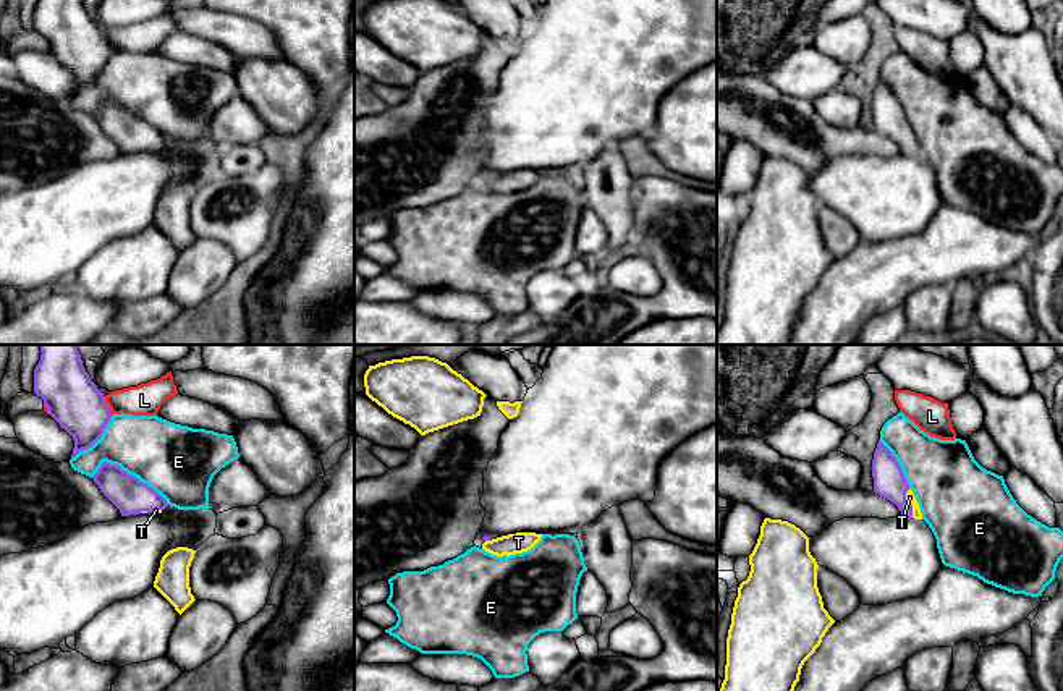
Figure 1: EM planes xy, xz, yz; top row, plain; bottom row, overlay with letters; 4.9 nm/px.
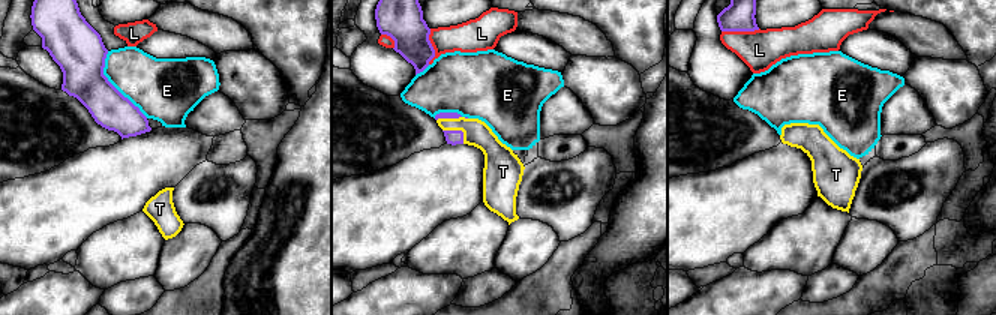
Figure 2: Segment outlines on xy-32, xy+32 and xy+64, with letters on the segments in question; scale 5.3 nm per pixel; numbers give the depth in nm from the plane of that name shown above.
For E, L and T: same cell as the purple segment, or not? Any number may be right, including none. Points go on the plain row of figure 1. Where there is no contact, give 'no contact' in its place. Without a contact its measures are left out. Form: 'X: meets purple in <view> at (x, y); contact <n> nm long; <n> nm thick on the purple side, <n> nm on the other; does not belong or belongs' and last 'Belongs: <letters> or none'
E: meets purple in xy at (130, 112); contact 420 nm long; 180 nm thick on the purple side, 360 nm on the other; does not belong
L: meets purple in xy at (107, 44); contact 100 nm long; 260 nm thick on the purple side, 160 nm on the other; does not belong
T: meets purple in yz at (910, 141); contact 150 nm long; 160 nm thick on the purple side, 50 nm on the other; belongs
Belongs: T

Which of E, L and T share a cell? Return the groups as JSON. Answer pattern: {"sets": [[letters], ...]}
{"sets": [["E"], ["L"], ["T"]]}

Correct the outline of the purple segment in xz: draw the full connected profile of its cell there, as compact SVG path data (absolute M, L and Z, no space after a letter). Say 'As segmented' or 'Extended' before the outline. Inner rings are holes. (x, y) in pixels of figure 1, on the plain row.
Extended. M516 170L502 173L497 176L490 176L487 172L482 175L485 180L482 181L482 186L492 193L497 194L510 194L515 191L523 191L531 188L539 178L542 172L536 170Z

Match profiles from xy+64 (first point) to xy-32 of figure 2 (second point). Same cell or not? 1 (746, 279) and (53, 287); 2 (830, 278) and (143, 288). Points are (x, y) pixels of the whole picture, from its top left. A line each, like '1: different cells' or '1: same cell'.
1: same cell
2: same cell

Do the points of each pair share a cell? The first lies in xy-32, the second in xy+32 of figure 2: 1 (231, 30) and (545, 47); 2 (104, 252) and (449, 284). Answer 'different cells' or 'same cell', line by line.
1: different cells
2: different cells

